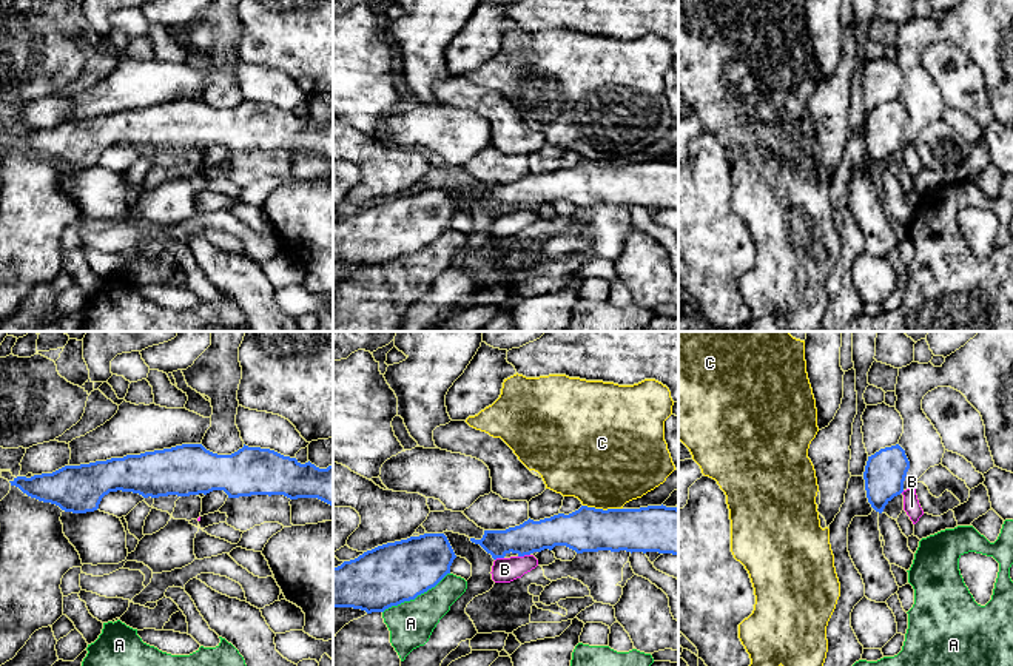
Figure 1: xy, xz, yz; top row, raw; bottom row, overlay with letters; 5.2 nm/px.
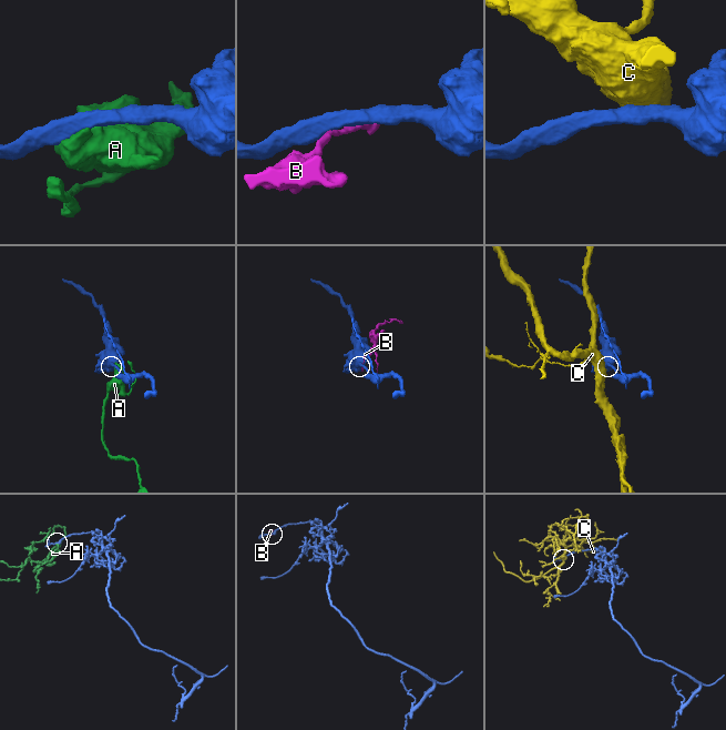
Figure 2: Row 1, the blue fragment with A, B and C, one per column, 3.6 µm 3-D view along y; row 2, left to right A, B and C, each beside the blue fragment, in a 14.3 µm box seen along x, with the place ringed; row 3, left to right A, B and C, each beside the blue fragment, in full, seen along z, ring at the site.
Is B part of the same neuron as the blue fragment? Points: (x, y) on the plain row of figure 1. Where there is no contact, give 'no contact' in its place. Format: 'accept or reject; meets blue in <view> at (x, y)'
reject; meets blue in xz at (523, 210)

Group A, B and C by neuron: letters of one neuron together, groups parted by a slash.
A / B / C

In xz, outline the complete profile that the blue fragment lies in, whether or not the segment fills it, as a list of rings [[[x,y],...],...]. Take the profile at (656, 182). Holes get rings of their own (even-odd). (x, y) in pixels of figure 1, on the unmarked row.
[[[581,160],[578,165],[564,170],[558,168],[540,176],[527,174],[520,180],[506,185],[484,185],[481,194],[470,193],[480,199],[493,214],[507,208],[518,211],[552,205],[555,200],[566,200],[577,208],[583,207],[658,207],[678,210],[678,163],[666,160],[648,160],[640,163],[595,163]]]

